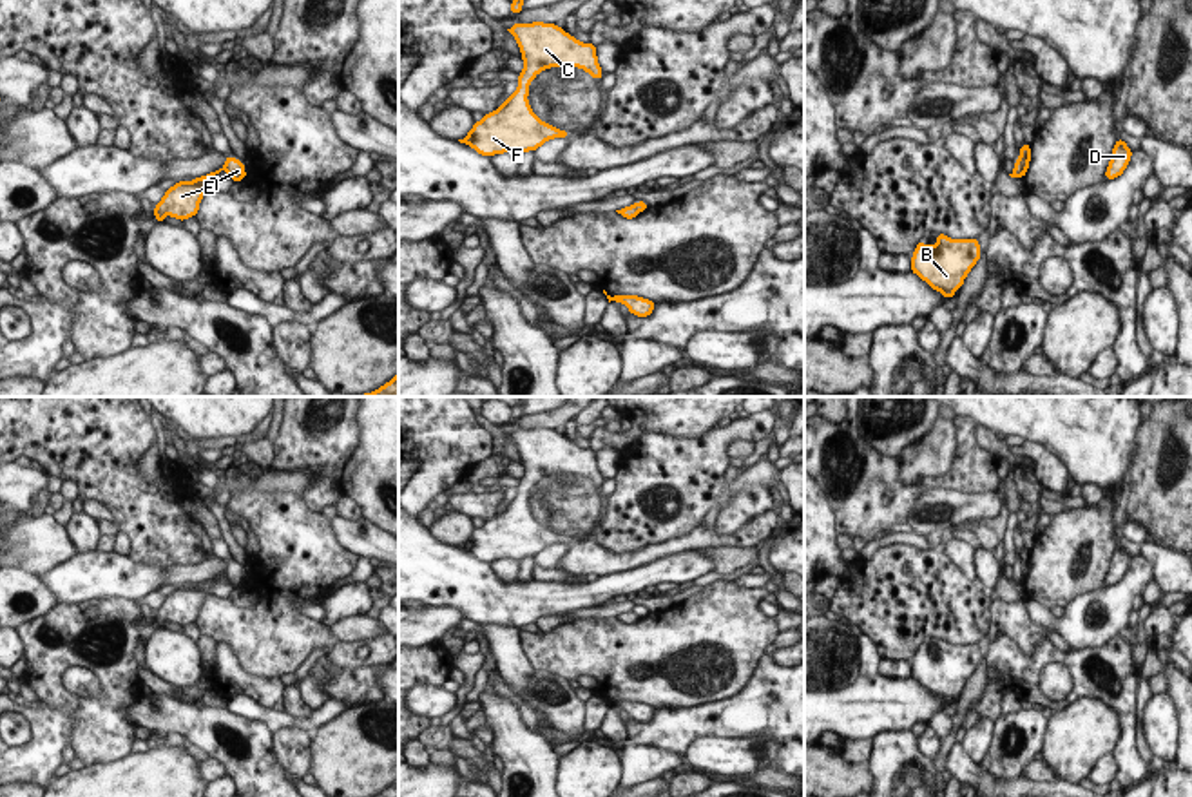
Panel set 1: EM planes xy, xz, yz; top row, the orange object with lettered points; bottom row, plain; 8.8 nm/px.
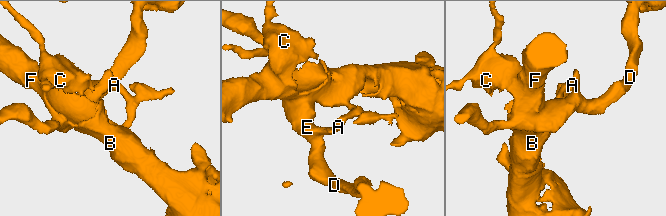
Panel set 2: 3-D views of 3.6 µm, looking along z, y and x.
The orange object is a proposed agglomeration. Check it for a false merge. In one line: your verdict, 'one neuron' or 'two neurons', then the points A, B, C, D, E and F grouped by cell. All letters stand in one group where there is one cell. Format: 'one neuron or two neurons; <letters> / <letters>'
two neurons; A B C F / D E

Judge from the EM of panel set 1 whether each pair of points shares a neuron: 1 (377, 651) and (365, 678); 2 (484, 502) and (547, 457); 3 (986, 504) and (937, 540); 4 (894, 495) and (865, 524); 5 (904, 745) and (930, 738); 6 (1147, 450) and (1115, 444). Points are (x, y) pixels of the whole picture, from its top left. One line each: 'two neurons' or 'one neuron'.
1: two neurons
2: two neurons
3: two neurons
4: one neuron
5: two neurons
6: two neurons

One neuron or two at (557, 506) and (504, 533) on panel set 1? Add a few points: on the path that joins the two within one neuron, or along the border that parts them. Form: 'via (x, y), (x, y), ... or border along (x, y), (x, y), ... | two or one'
via (544, 511), (517, 533) | one

